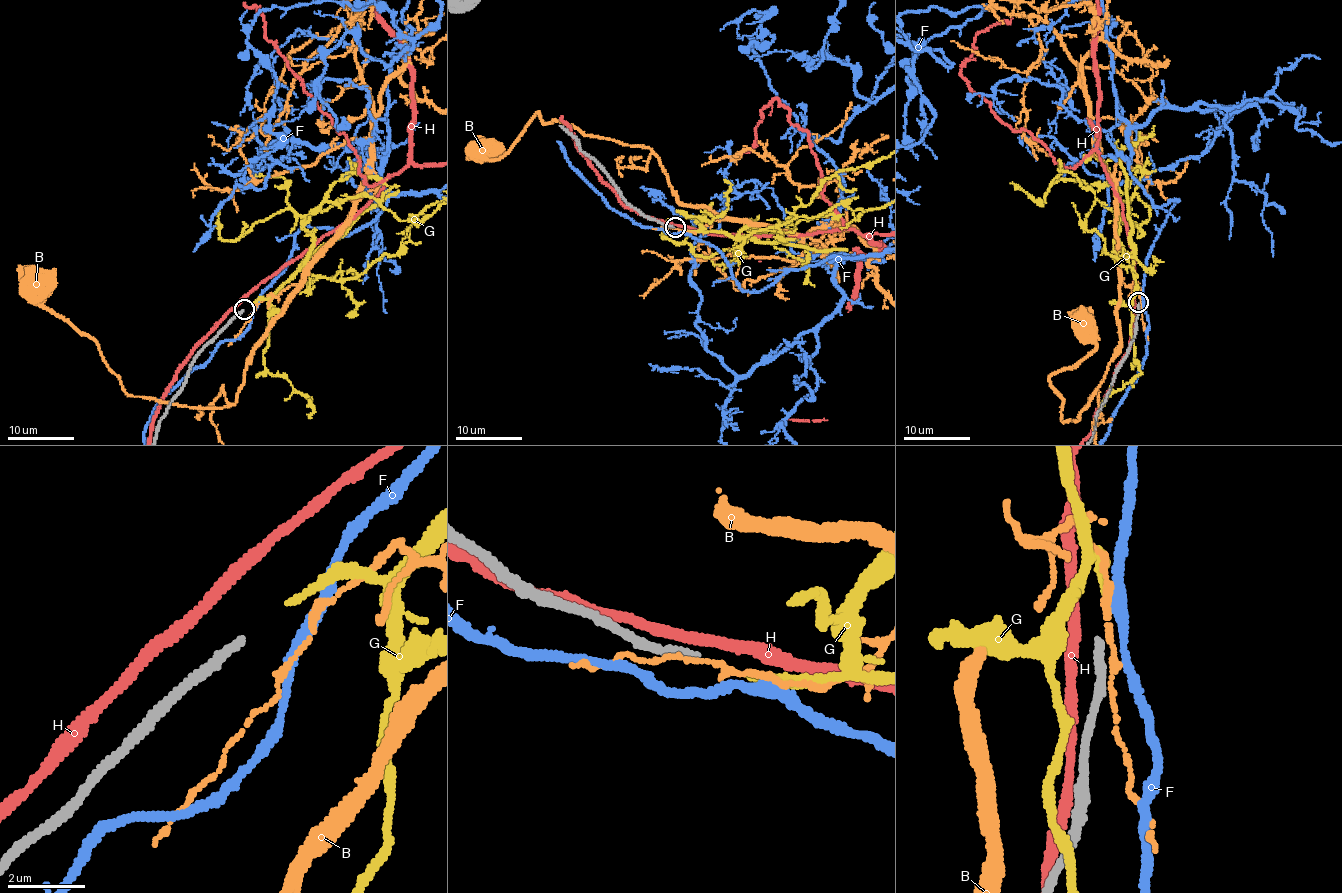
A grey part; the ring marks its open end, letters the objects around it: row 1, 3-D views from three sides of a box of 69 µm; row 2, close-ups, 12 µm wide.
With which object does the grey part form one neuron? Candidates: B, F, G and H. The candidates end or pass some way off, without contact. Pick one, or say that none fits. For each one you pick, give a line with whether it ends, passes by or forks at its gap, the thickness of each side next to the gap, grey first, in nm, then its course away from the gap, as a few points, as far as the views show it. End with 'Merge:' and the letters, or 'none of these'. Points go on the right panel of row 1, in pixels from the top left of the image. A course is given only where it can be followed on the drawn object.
G: it ends | 200/160 nm | via (1139, 295), (1133, 255), (1118, 240), (1118, 191), (1114, 185), (1058, 179), (1045, 194), (1044, 202), (1010, 183)
Merge: G

